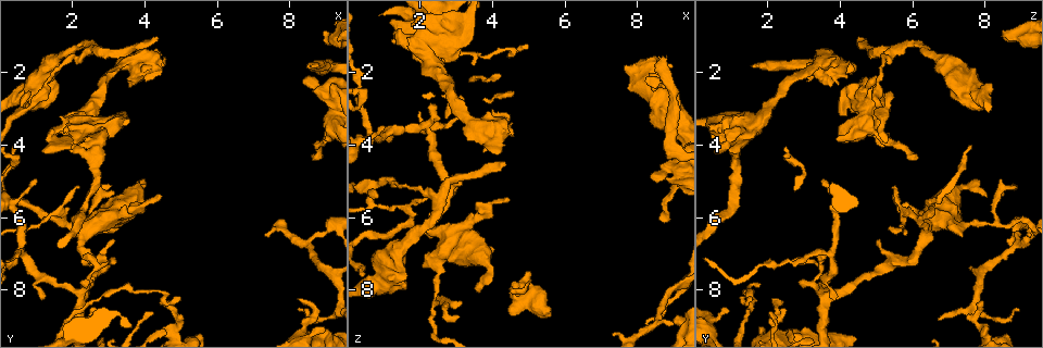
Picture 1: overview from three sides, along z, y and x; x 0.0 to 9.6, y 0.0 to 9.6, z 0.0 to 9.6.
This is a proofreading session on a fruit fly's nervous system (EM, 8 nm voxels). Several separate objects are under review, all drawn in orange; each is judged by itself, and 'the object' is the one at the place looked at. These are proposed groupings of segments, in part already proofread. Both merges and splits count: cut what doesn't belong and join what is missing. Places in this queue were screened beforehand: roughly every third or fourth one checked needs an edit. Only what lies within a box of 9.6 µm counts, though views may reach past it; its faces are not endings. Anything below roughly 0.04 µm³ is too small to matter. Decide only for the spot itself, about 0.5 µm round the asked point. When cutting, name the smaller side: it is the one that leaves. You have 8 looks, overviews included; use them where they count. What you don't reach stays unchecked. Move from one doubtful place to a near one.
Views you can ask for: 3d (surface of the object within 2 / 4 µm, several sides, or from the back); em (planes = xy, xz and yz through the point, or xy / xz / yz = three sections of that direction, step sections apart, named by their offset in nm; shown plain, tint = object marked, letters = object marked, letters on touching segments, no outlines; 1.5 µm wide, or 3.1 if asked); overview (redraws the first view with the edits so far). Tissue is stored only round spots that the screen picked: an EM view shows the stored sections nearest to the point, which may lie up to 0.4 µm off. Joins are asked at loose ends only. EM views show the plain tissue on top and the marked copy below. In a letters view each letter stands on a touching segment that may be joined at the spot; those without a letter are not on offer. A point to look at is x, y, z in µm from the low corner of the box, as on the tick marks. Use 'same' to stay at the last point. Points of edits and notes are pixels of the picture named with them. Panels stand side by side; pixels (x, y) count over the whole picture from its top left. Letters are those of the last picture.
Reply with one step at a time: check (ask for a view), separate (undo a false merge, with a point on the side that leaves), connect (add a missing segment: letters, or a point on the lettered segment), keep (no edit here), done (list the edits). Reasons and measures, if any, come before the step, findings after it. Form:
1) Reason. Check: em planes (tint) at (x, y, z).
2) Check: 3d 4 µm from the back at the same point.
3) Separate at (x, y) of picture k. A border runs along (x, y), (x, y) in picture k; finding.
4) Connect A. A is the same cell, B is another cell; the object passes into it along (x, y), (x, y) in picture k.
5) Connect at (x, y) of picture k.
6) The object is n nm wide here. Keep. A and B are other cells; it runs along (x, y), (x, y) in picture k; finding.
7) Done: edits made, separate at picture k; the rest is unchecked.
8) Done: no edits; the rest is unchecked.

Sudden change in width. Check: 3d 4 µm at (2.50, 3.00, 1.95).

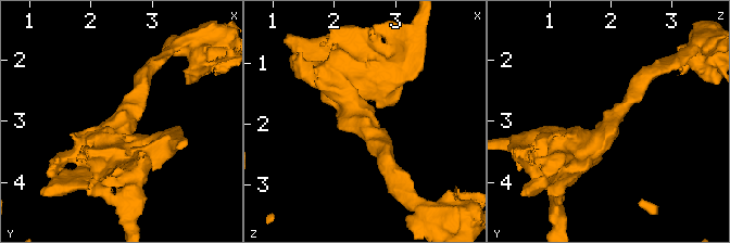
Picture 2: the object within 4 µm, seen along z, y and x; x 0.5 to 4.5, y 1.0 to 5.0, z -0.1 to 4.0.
The arms are 220, 500 nm wide; now the EM. Check: em yz step 8 (tint) at (2.50, 3.05, 2.00).

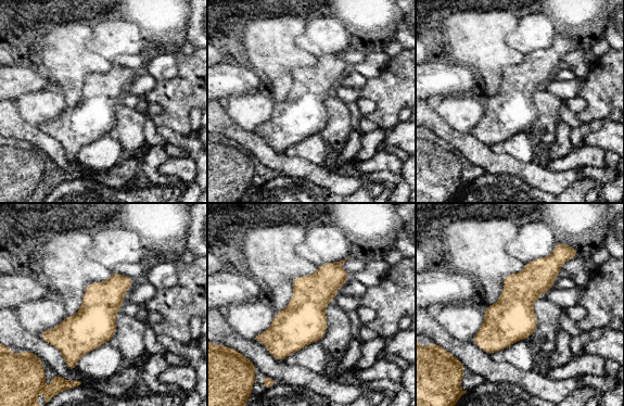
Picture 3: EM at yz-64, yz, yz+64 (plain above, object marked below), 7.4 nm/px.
Cut it another way. Check: em xy step 8 (letters) at the same point.

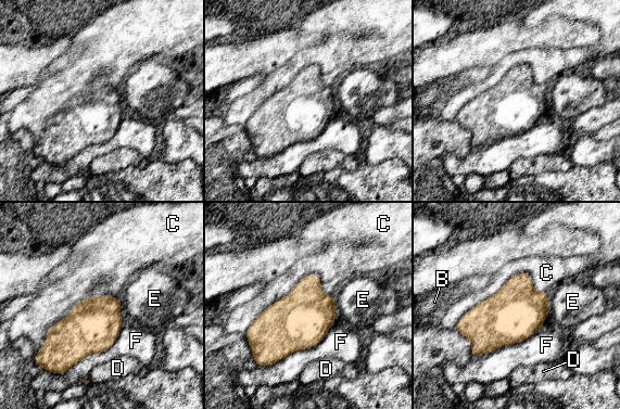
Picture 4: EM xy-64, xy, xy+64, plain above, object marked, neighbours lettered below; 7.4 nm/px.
Keep. B, C, D, E and F are other cells; a border runs along (333, 294), (307, 273), (244, 334) in picture 4; all the same neuron.

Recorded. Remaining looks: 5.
Thin end. Check: em yz step 4 (tint) at (8.55, 4.30, 6.05).

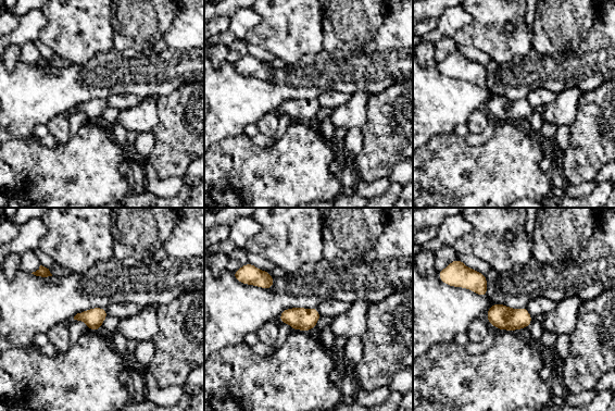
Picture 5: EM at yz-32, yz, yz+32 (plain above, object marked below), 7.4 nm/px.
Check: em yz step 4 (letters) at the same point.

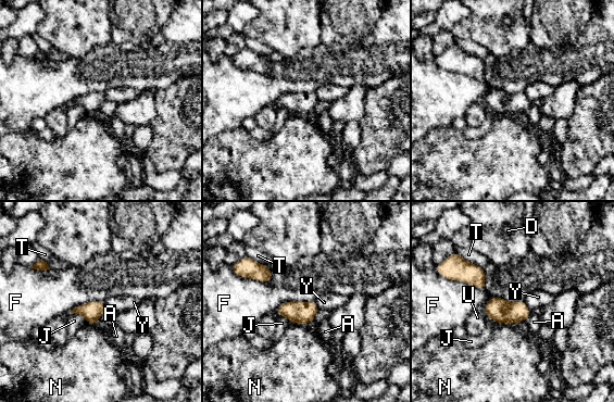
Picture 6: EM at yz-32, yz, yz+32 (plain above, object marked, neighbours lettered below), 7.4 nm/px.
Keep. A, D, F, J, N, T, U and Y are other cells; a border runs along (449, 278), (486, 289) in picture 6; no lettered segment goes on from it.

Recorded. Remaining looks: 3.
Branch stops here. Check: 3d 4 µm at (4.40, 5.30, 5.55).

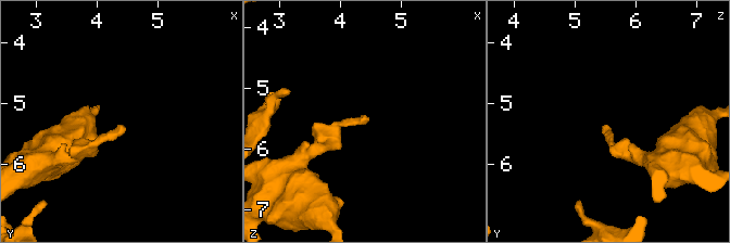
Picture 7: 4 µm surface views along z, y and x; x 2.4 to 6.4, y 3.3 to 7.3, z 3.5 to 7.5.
Need the tissue. Check: em planes (letters) at (4.40, 5.40, 5.50).

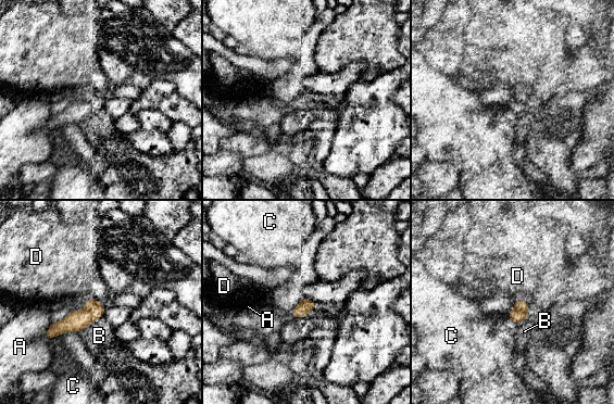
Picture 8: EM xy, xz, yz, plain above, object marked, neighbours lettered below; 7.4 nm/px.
The longest contact is with B, 220 nm. Keep. A, B, C and D are other cells; it runs along (102, 310), (94, 310), (47, 336) in picture 8; no lettered segment goes on from it.

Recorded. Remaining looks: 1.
Done: no edits; the rest is unchecked.

